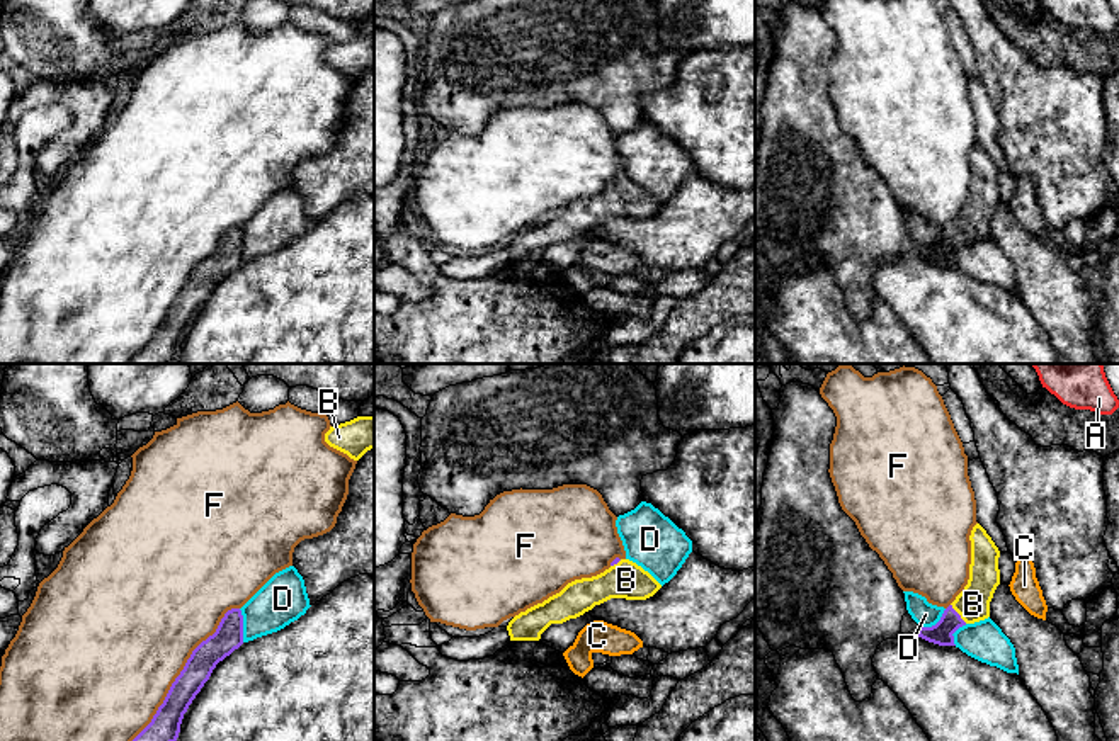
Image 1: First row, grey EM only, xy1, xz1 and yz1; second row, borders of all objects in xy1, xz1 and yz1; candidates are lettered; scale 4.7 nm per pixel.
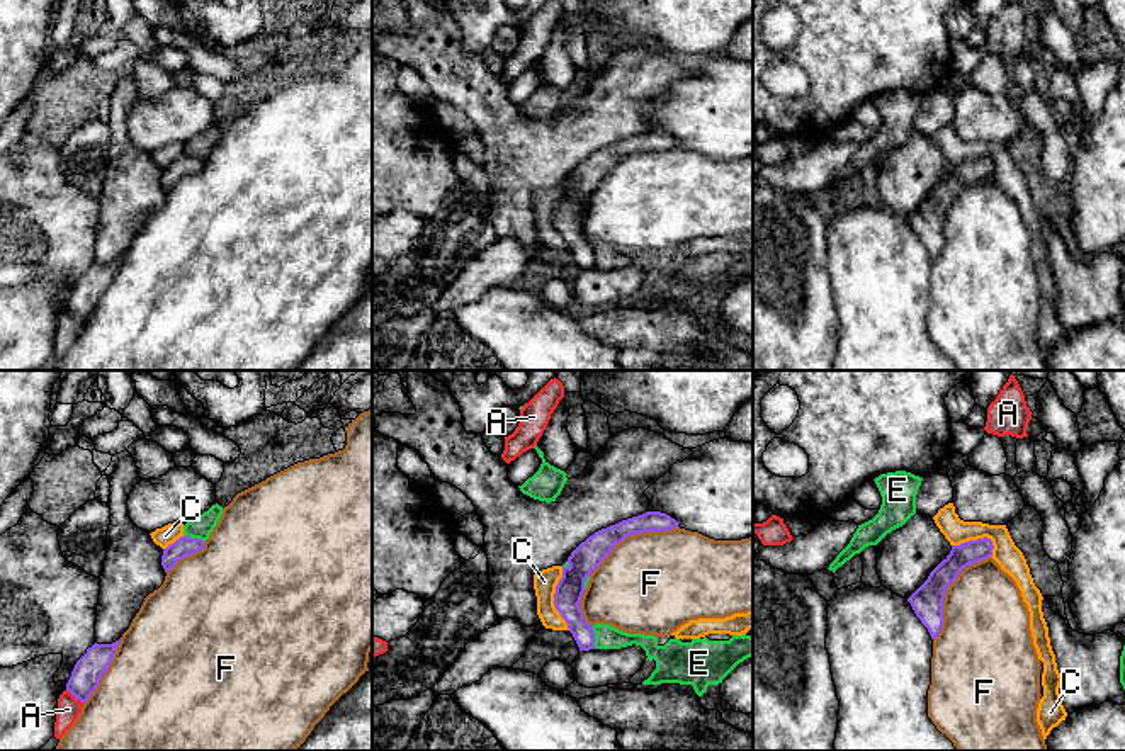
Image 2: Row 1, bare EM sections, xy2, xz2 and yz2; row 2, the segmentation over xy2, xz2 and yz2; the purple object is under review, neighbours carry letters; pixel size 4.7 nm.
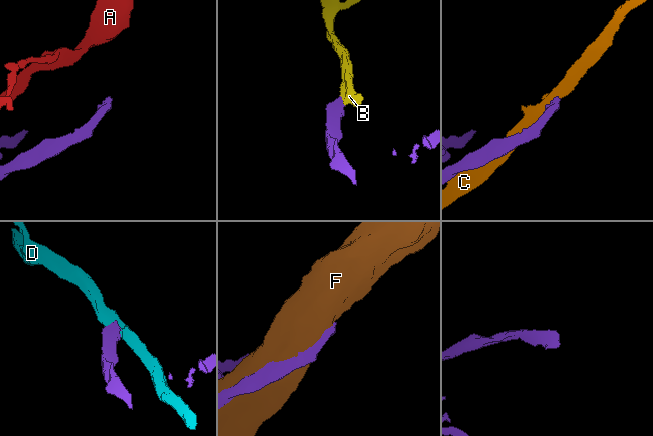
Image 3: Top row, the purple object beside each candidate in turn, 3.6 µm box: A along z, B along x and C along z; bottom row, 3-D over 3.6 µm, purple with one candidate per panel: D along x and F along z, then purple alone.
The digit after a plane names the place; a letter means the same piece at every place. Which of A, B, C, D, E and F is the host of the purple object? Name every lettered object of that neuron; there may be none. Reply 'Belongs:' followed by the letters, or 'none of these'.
Belongs: B

